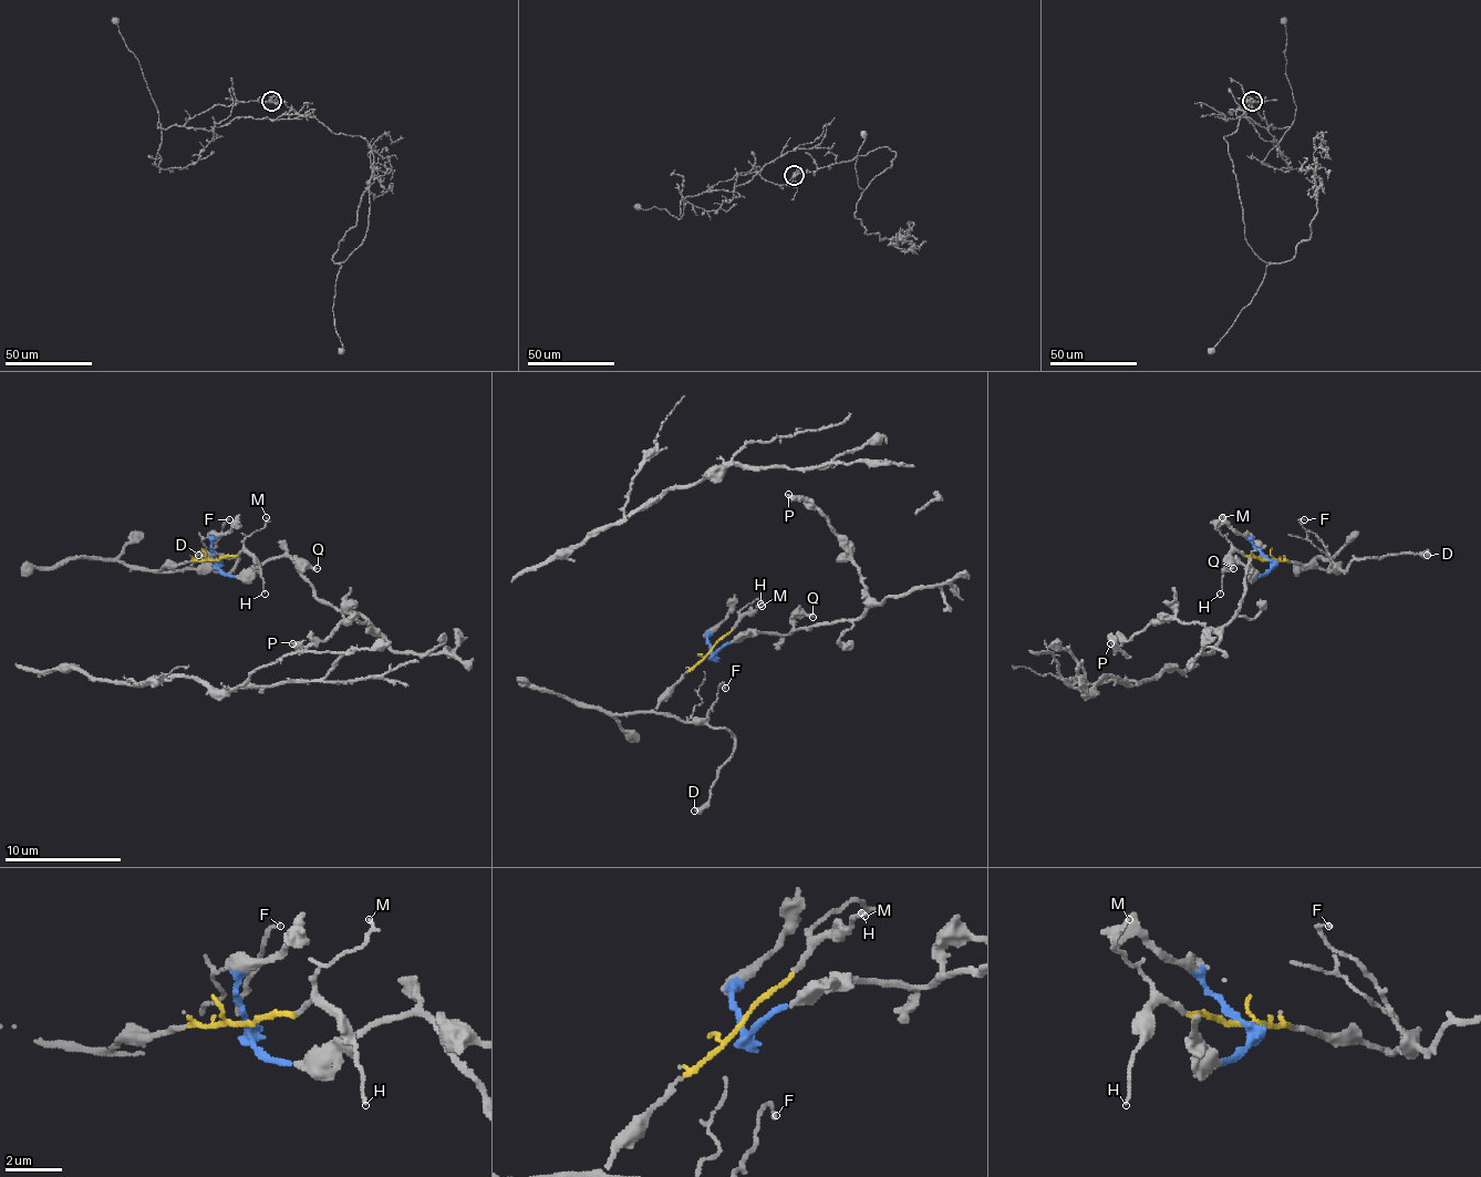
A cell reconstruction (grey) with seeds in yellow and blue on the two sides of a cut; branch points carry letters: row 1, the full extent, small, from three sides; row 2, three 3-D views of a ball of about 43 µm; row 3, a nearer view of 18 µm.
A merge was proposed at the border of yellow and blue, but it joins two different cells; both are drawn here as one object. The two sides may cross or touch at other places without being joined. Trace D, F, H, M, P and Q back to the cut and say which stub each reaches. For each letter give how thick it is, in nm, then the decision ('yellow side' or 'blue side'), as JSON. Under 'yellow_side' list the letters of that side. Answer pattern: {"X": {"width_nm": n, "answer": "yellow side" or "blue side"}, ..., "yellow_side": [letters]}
{"D": {"width_nm": 400, "answer": "yellow side"}, "F": {"width_nm": 120, "answer": "yellow side"}, "H": {"width_nm": 100, "answer": "yellow side"}, "M": {"width_nm": 100, "answer": "yellow side"}, "P": {"width_nm": 240, "answer": "blue side"}, "Q": {"width_nm": 200, "answer": "blue side"}, "yellow_side": ["D", "F", "H", "M"]}

